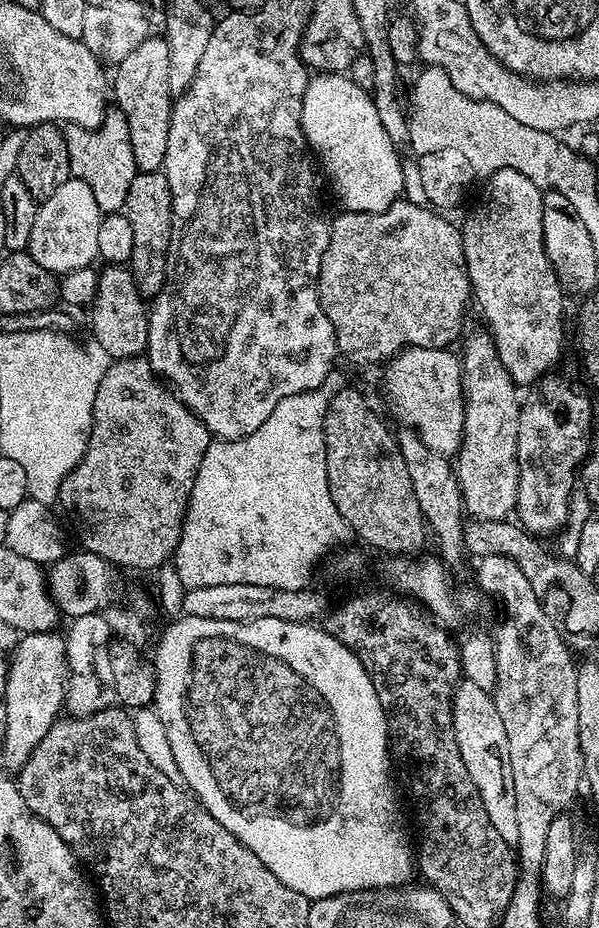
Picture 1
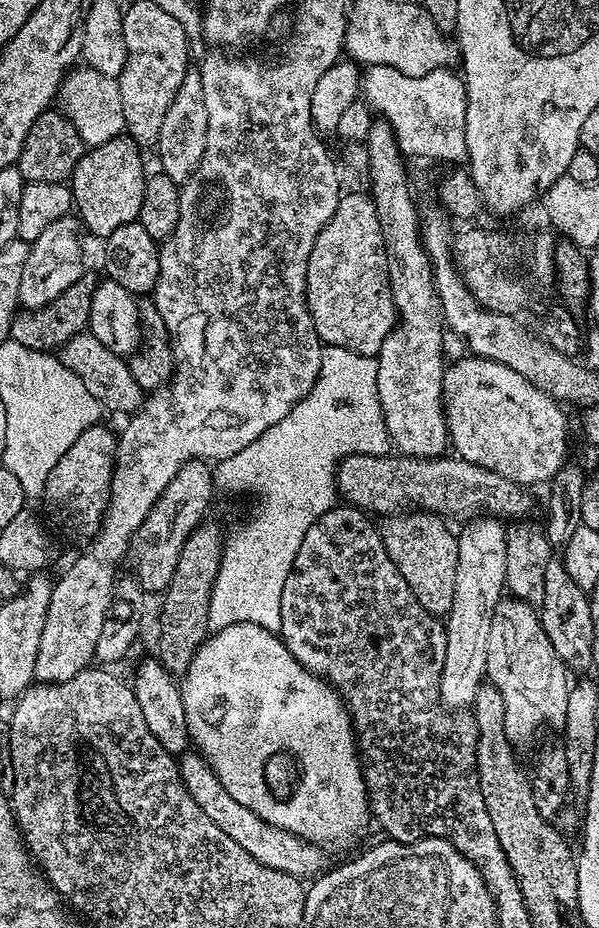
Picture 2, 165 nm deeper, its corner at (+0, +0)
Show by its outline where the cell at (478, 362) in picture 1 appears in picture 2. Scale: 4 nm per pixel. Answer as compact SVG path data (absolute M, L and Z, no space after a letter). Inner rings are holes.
M494 515L472 518L458 532L458 578L454 582L452 609L446 613L446 662L440 679L440 703L445 709L471 709L476 691L486 680L486 650L490 646L490 622L505 593L506 528Z

